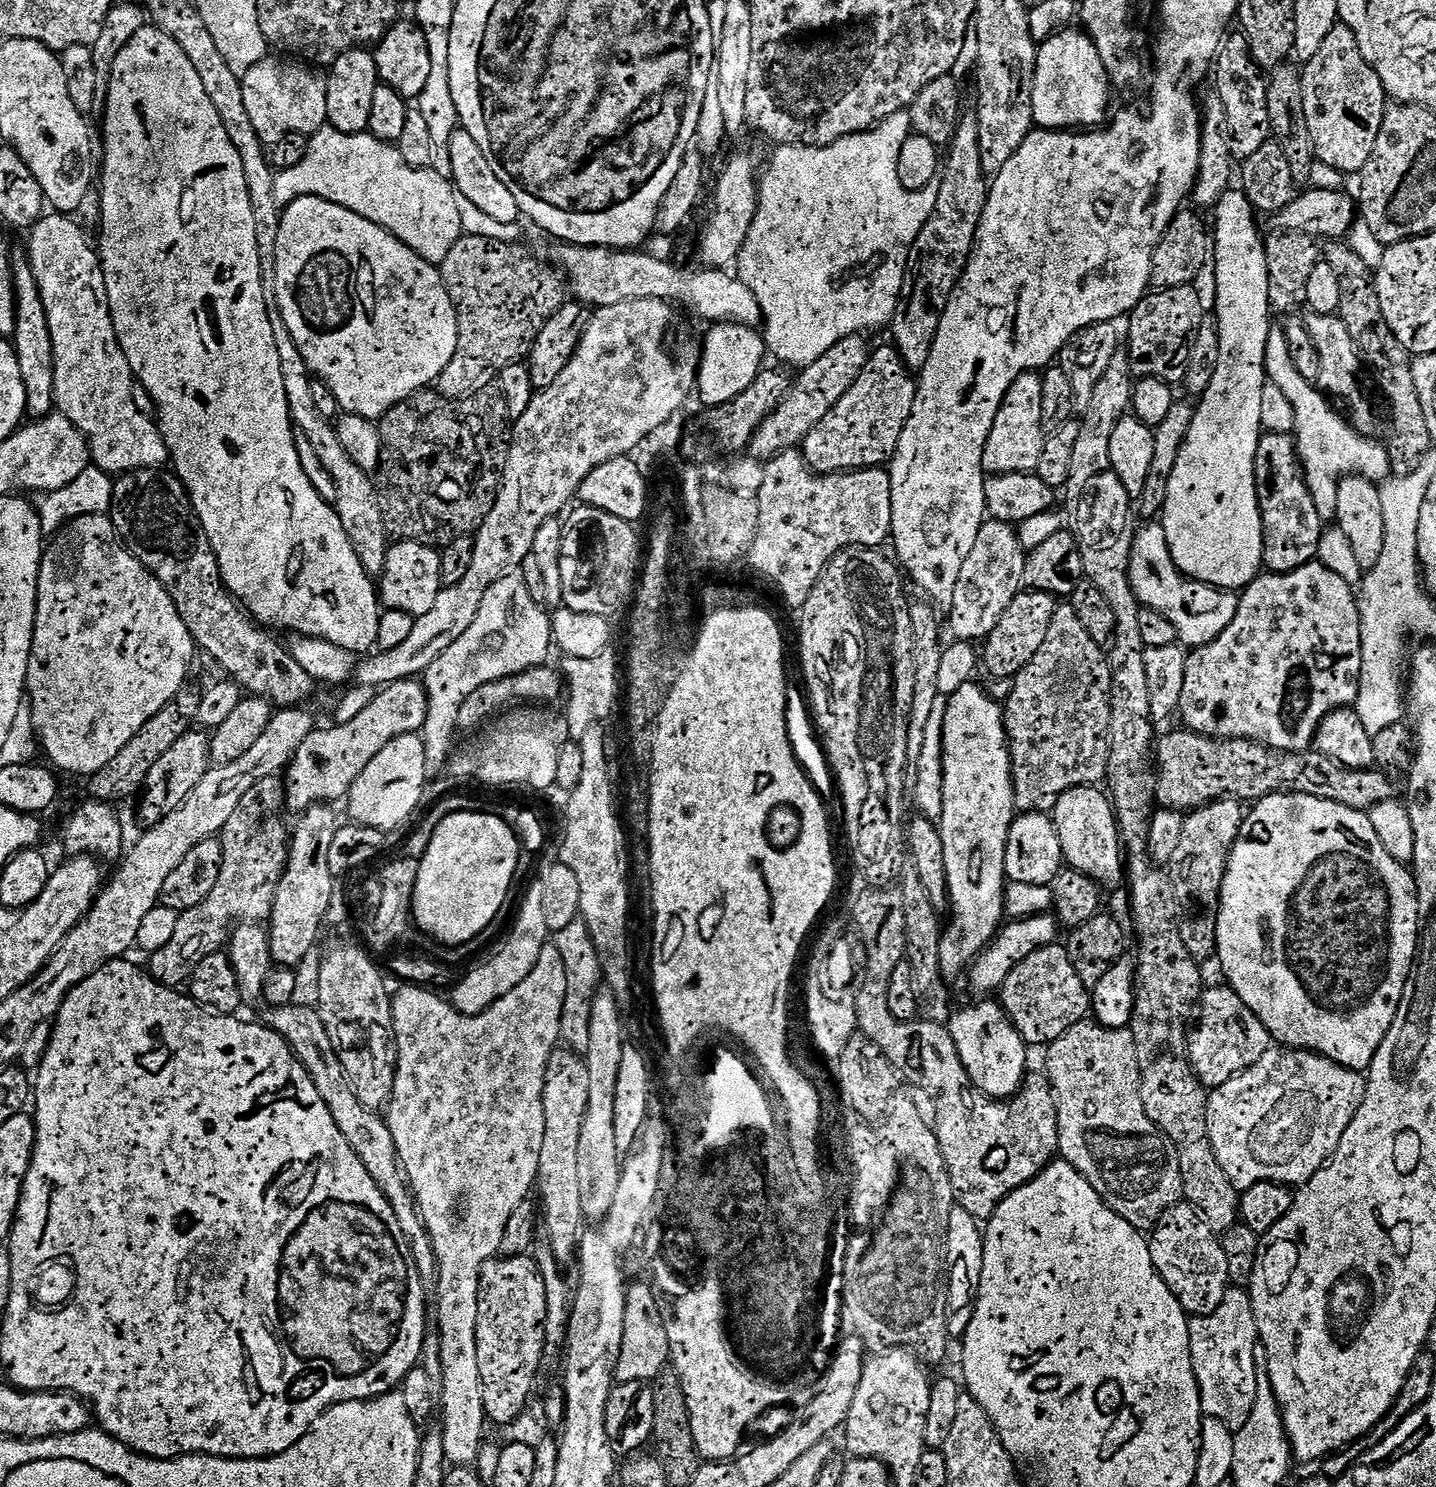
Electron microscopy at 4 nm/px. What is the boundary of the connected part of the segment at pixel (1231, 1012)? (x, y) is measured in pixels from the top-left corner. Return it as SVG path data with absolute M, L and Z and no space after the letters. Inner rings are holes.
M1210 987L1203 993L1202 1008L1204 1017L1200 1020L1200 1029L1192 1036L1192 1045L1188 1052L1192 1055L1192 1068L1197 1072L1199 1083L1209 1090L1220 1088L1232 1072L1240 1072L1260 1060L1260 1055L1268 1048L1270 1033L1256 1013L1242 1002L1242 998L1231 987ZM1216 1068L1220 1073L1216 1076Z

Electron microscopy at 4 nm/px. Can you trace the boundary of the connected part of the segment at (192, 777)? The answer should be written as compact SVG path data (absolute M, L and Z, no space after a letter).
M232 680L223 682L204 698L202 706L198 710L195 723L198 726L200 724L204 729L208 730L208 733L197 730L197 728L192 728L172 745L167 754L164 754L164 756L156 761L156 764L148 772L142 792L142 799L144 798L142 812L144 815L152 816L151 818L157 817L159 815L157 813L160 808L159 804L163 804L166 810L173 809L182 804L185 797L196 788L198 782L211 772L212 736L209 731L215 729L222 722L226 722L243 698L244 694L241 687Z

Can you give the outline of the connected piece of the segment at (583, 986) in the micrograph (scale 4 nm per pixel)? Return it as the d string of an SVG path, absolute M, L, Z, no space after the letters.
M577 916L561 931L553 933L552 946L563 960L566 976L566 1000L563 1002L561 1041L577 1055L587 1050L592 1004L603 981L603 968L592 936L583 917Z

